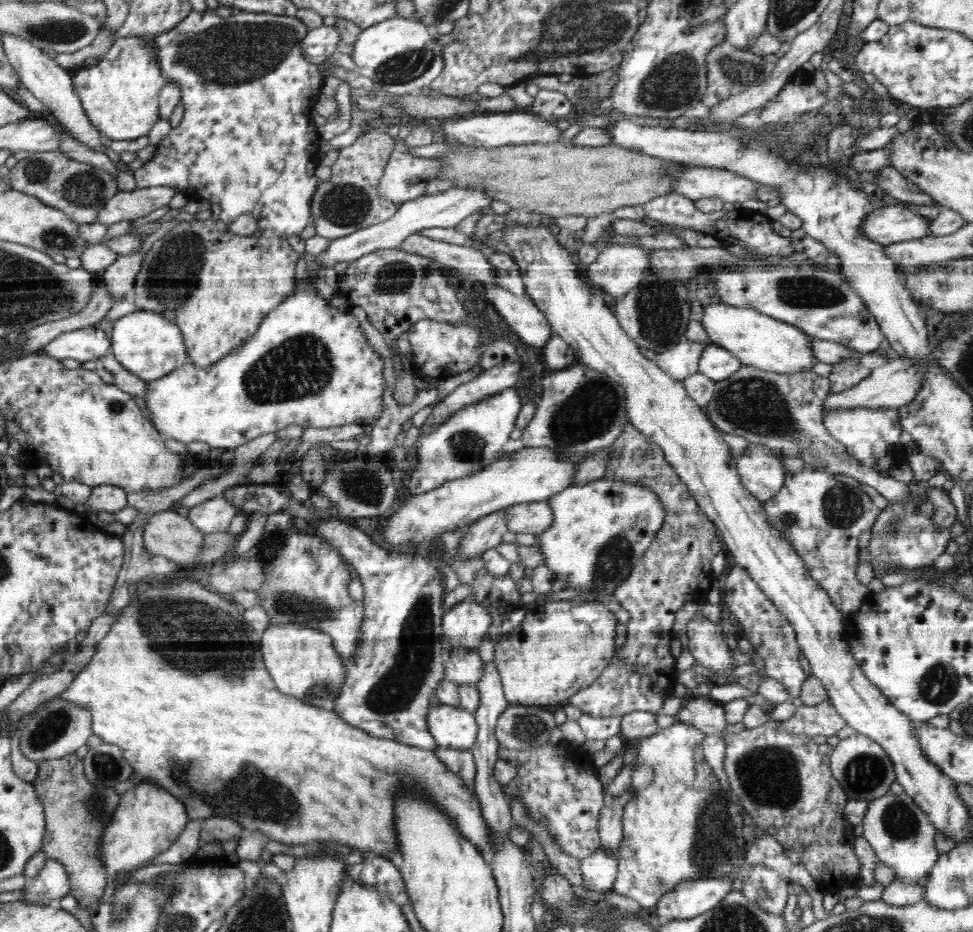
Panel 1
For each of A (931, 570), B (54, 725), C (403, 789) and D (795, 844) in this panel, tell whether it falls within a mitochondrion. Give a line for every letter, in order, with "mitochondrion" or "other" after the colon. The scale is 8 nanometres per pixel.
A: other
B: mitochondrion
C: other
D: other

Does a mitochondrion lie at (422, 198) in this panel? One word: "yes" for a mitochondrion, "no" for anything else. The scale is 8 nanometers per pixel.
no

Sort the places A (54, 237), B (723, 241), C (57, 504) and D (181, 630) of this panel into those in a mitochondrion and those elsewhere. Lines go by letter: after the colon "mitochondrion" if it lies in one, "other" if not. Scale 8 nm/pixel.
A: mitochondrion
B: other
C: other
D: mitochondrion

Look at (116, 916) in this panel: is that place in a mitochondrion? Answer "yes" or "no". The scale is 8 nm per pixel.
yes

